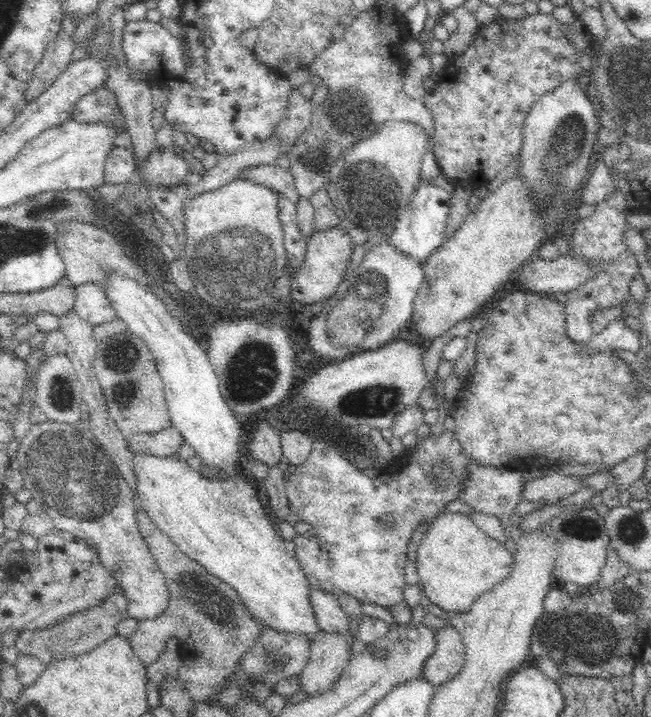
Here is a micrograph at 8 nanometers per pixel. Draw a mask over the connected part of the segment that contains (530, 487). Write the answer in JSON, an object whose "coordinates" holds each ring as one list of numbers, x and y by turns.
{"coordinates":[[553,472,551,475,531,479,524,483,521,494,522,499,532,503,546,503,552,505,559,500,564,499,581,488,585,488,583,477,574,477,574,475,562,475]]}

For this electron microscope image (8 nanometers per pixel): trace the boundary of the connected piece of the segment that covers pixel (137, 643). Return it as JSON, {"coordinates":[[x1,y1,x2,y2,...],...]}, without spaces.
{"coordinates":[[140,501,135,502,135,507,136,526,164,575,170,598,161,615,139,621,136,632,128,637,131,648,147,666,160,657,166,641,176,637,183,652,183,661,177,672,180,683,194,699,215,699,265,626,259,618,250,616,243,599,229,584,186,556,141,510]]}

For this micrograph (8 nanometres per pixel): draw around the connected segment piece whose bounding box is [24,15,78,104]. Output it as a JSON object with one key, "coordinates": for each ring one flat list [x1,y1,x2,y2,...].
{"coordinates":[[67,15,63,17,62,28,60,28,58,36,47,46,42,60,36,65,36,70,28,82,26,92,24,92,26,104,50,88,72,62,72,52,74,52,75,46,72,36,77,28,75,22]]}

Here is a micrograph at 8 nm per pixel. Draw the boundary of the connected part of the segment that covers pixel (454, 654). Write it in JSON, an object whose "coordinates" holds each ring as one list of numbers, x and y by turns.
{"coordinates":[[452,625,435,632,436,650,426,659,423,677,433,686,452,680,465,663,465,645,460,633]]}

